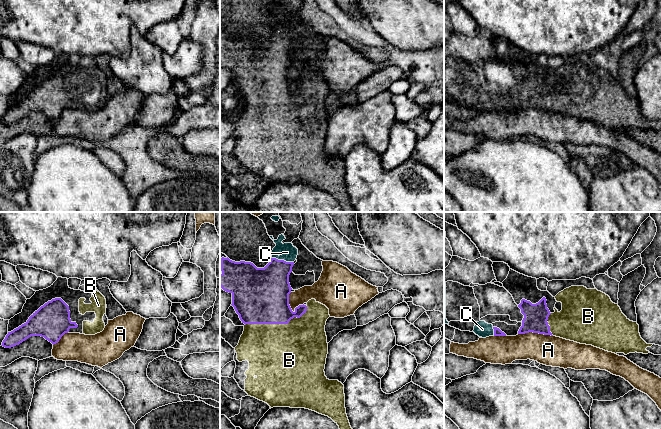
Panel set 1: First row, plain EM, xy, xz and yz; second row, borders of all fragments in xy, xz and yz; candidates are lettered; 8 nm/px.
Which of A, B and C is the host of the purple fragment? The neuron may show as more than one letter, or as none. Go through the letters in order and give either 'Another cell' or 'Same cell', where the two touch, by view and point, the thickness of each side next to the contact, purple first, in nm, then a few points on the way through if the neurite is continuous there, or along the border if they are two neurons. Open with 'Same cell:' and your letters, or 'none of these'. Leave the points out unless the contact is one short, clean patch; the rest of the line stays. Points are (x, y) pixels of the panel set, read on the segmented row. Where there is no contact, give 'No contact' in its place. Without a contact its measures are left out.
Same cell: B, C
A: Another cell. Touches purple at yz (535, 332). Thickness 190 nm (purple) against 240 nm. Boundary: yz (518, 333), (538, 332), (552, 336)
B: Same cell. Touches purple at xz (277, 323). Thickness 440 nm (purple) against 500 nm
C: Same cell. Touches purple at xz (283, 260). Thickness 320 nm (purple) against 140 nm. Path across: xz (268, 287), (272, 283), (283, 260), (287, 252)

